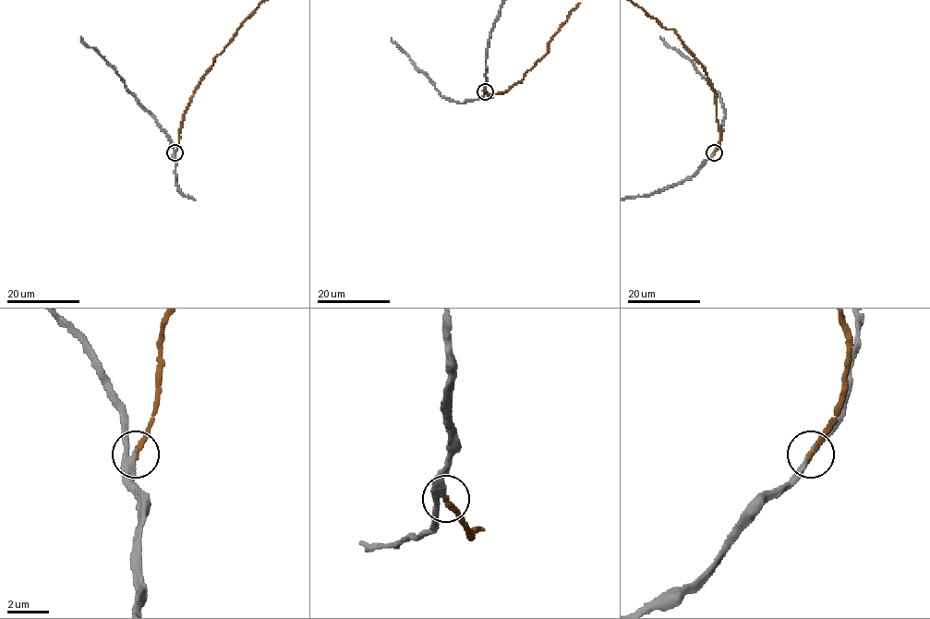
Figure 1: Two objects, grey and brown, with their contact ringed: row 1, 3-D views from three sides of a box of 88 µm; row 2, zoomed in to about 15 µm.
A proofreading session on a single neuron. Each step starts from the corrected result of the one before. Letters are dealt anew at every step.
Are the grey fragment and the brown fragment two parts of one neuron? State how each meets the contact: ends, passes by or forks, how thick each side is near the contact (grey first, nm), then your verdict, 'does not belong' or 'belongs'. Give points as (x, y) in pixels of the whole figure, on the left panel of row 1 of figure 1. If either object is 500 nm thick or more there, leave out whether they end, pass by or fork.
grey passes by; brown ends; calibres 260 and 240 nm; belongs

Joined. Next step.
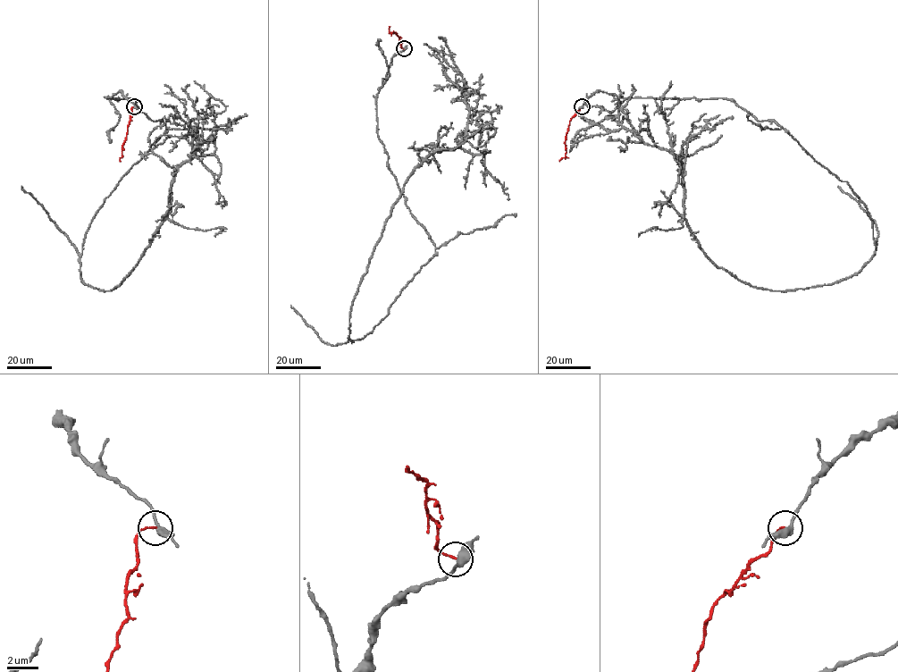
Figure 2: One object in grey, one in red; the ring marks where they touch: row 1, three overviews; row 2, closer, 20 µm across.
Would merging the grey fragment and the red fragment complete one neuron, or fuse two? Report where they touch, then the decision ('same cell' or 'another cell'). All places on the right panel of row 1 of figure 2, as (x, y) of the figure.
at (582, 106); another cell

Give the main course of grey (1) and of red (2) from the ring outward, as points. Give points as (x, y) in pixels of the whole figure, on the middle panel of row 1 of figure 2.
1: (404, 48), (377, 136), (436, 253), (352, 342), (403, 186), (467, 133), (462, 76), (426, 43)
2: (404, 48), (394, 31), (390, 34), (390, 27)

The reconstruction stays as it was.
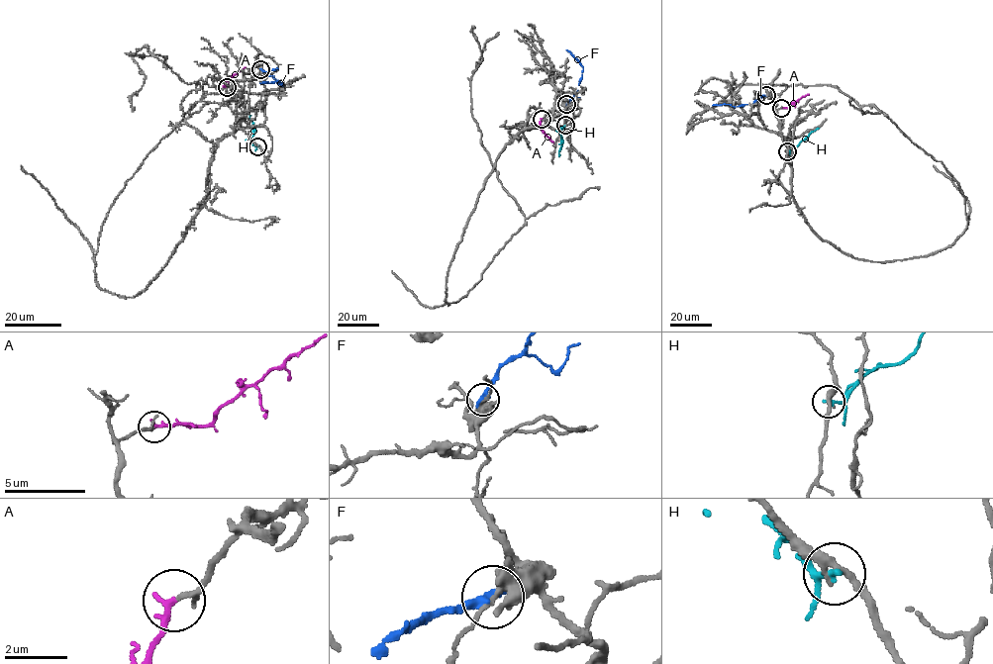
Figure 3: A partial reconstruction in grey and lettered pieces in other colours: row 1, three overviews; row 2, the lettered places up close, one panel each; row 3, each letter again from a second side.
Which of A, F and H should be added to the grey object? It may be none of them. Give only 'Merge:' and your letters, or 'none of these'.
Merge: A

